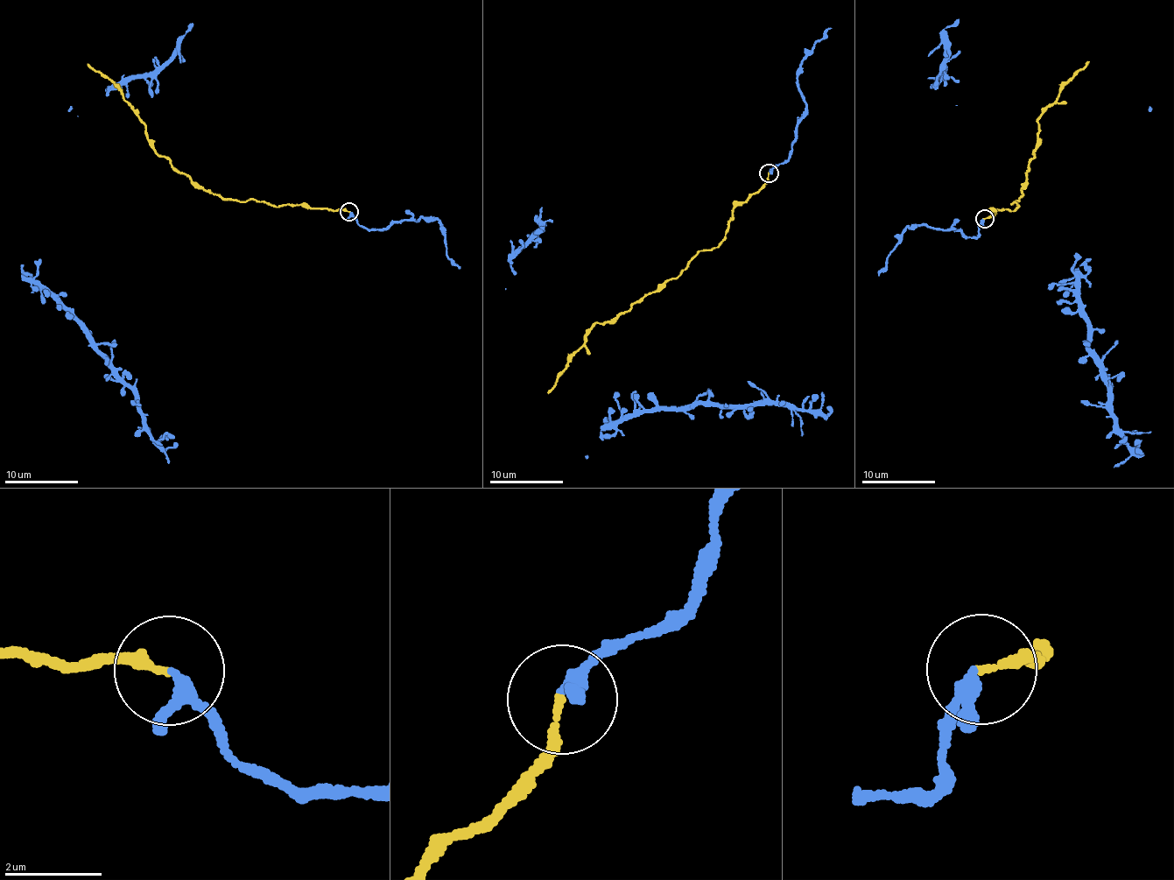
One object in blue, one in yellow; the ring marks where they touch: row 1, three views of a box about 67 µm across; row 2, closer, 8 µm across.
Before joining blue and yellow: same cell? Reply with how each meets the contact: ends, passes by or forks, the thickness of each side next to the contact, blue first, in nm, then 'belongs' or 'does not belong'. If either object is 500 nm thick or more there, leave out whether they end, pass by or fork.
blue passes by; yellow ends there; 220 nm thick on the blue side, 150 nm on the other; belongs

